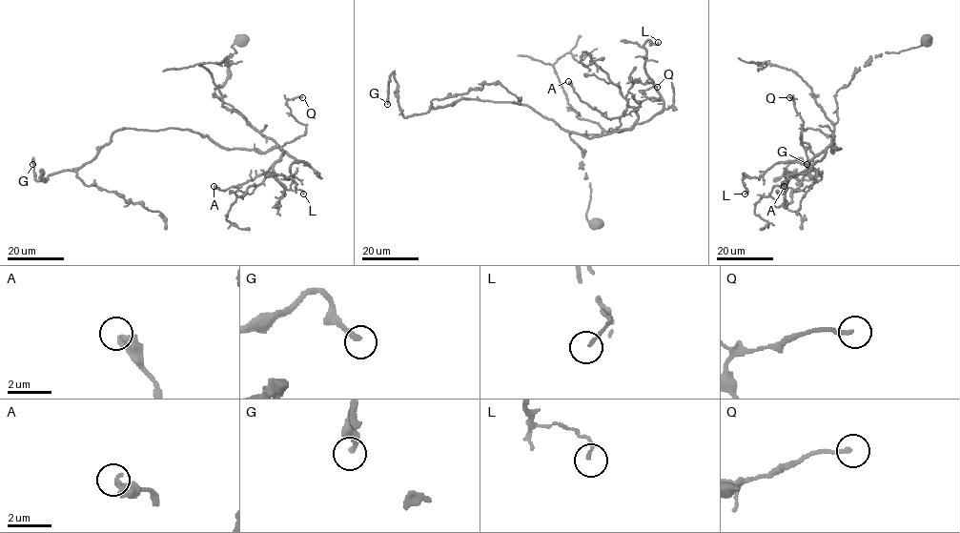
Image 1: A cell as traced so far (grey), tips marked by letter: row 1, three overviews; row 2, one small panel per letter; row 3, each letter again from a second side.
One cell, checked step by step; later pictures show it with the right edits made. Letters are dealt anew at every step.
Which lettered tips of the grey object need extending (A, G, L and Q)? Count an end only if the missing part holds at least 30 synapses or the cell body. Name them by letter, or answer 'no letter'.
G

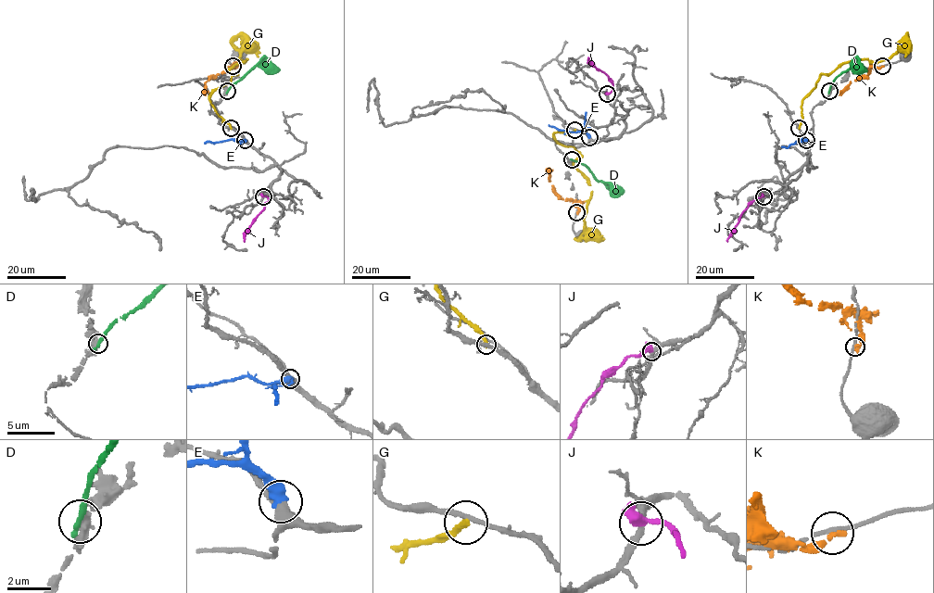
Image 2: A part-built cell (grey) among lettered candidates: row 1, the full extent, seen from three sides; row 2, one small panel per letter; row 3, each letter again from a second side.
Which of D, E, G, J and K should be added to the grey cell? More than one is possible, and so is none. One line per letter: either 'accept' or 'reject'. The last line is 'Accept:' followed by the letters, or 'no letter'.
D: reject
E: accept
G: reject
J: reject
K: reject
Accept: E

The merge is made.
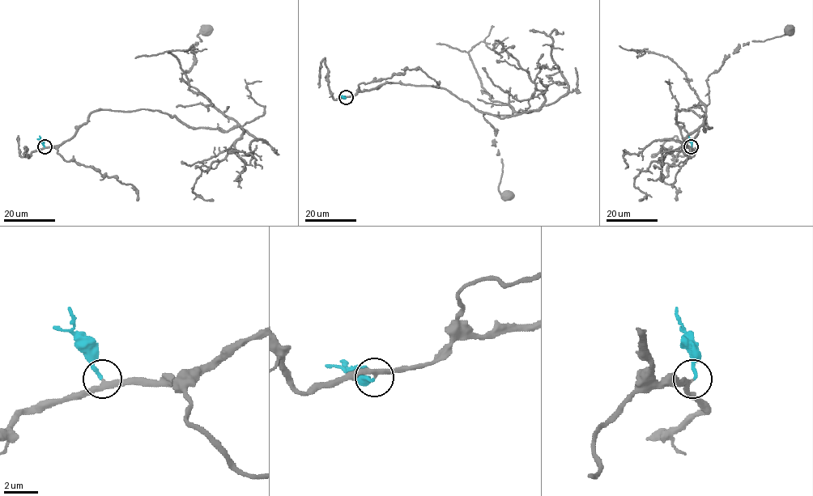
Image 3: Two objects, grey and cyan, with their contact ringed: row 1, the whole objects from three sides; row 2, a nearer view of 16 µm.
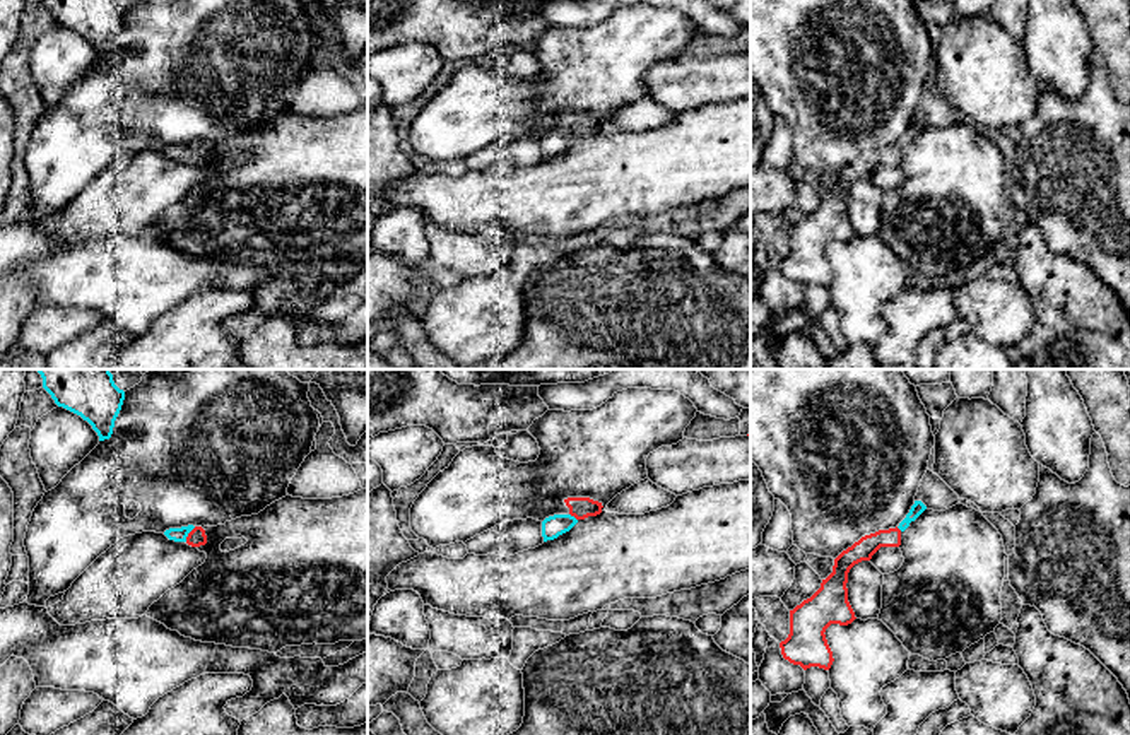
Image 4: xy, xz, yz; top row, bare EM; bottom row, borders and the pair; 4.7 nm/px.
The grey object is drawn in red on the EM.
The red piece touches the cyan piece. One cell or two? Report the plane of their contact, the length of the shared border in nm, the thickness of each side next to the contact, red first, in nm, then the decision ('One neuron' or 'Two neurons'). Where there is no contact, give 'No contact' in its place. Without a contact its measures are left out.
Touches red in xy. Shared border 90 nm. Thickness 90 nm (red) against 60 nm. One neuron

